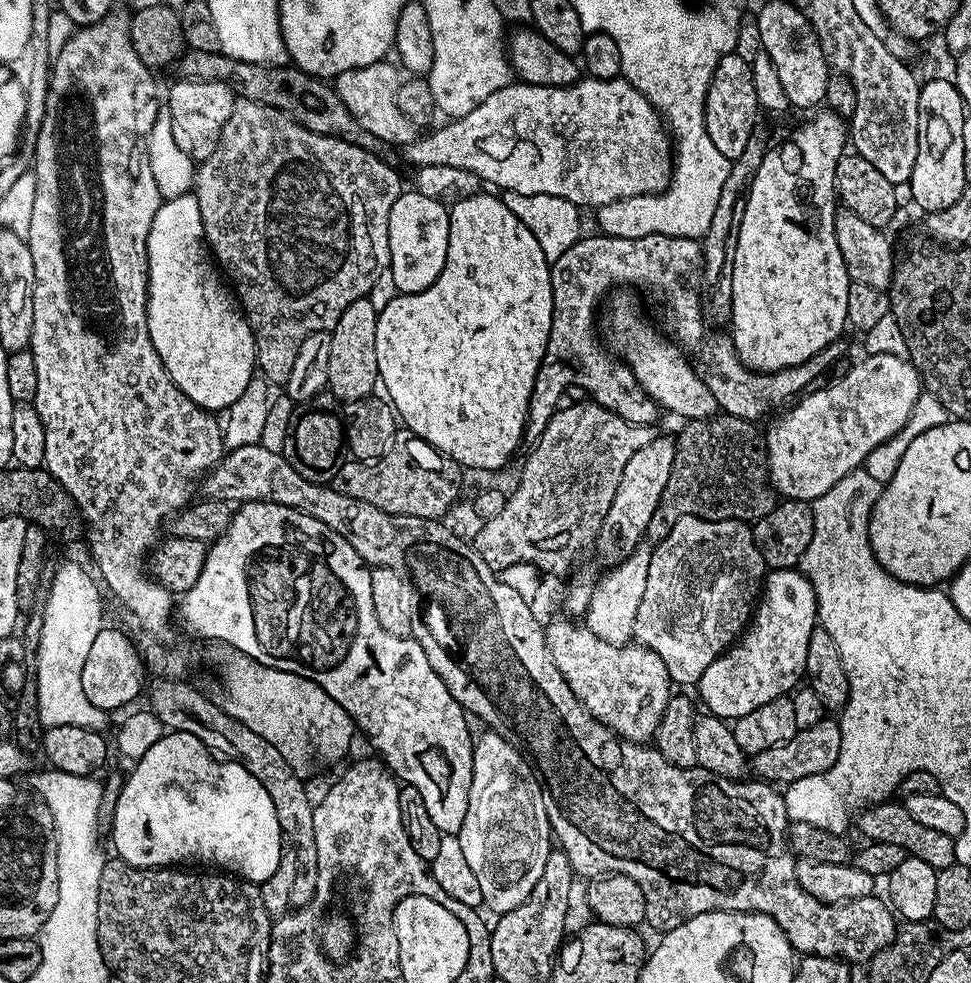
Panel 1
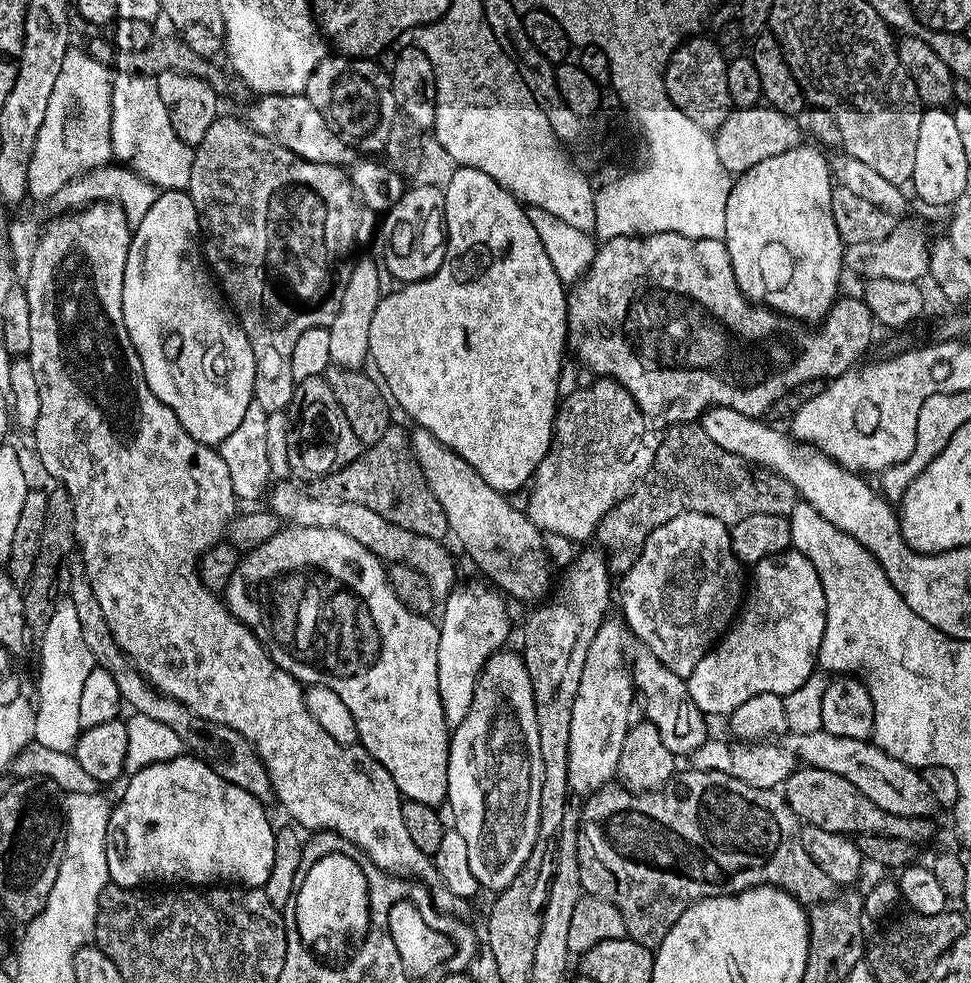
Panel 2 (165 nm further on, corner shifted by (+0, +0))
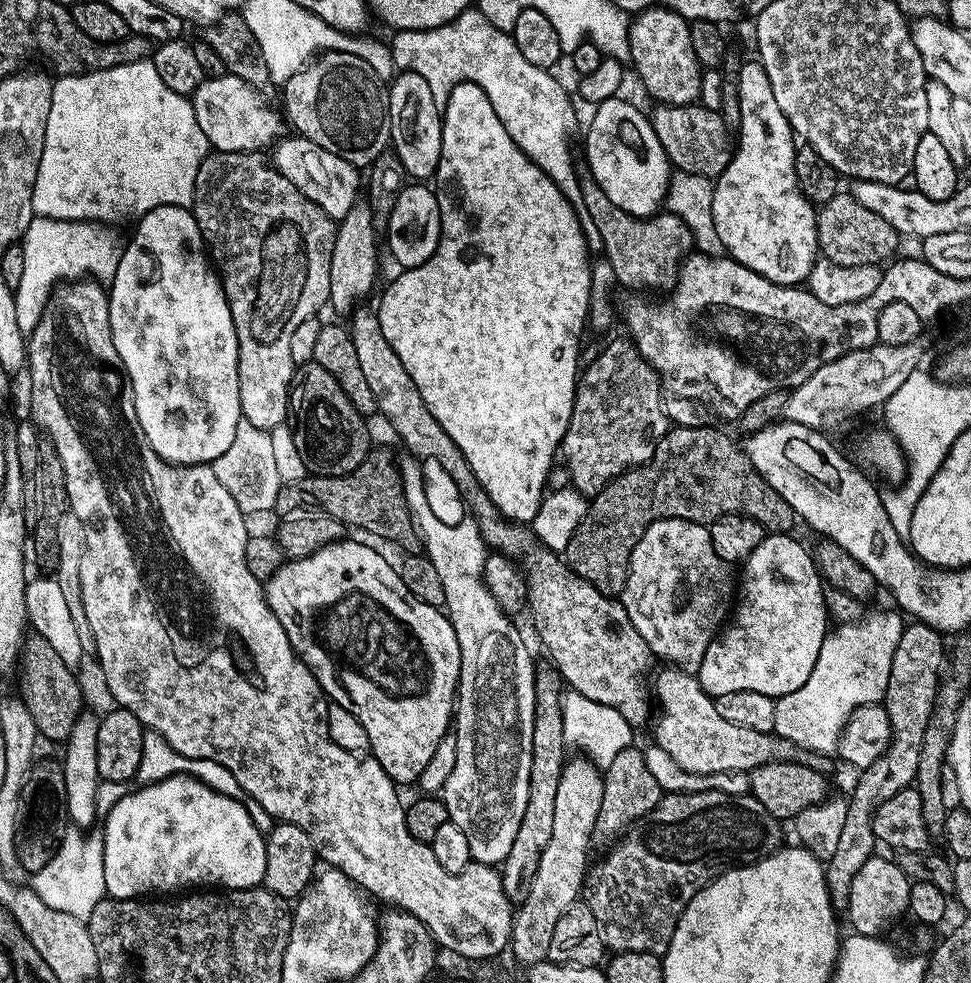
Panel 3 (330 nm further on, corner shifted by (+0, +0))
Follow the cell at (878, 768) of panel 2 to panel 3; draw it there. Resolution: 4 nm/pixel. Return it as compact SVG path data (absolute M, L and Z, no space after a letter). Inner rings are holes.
M671 666L664 667L660 671L655 682L652 682L652 690L660 704L660 716L654 726L655 745L665 750L678 766L688 773L712 774L726 772L751 772L752 770L769 764L770 762L786 762L791 760L794 764L805 764L816 772L831 773L832 764L827 755L818 752L807 752L794 742L784 740L772 732L762 732L747 729L744 726L735 726L719 714L715 699L704 690L699 679L691 672L682 671L680 668Z

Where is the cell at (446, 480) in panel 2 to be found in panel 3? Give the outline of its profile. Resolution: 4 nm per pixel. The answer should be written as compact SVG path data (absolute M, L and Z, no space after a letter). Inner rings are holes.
M357 307L351 313L350 331L354 350L358 353L358 363L362 366L362 374L366 377L371 392L376 396L379 415L382 414L388 419L388 424L396 431L397 438L408 447L405 449L417 460L421 462L437 460L440 463L441 470L452 479L453 486L460 491L461 498L468 503L469 510L473 512L469 513L479 526L484 543L489 549L503 553L507 557L525 556L528 559L526 608L532 612L538 633L541 634L539 643L548 651L549 658L553 660L549 661L560 673L561 681L571 691L590 698L590 702L602 702L602 706L610 706L618 710L618 714L622 714L622 718L626 718L626 722L631 724L633 729L640 730L640 727L648 720L648 696L650 700L649 685L647 683L644 685L644 672L650 671L654 663L654 657L646 638L642 638L642 634L634 630L634 622L630 622L630 614L626 614L619 599L602 594L602 590L598 590L593 584L583 580L557 553L540 543L531 527L509 522L494 506L494 502L490 502L478 478L474 478L462 450L458 450L450 434L446 434L446 430L438 426L438 418L430 414L430 406L422 402L422 394L418 394L418 386L414 386L414 378L406 374L406 366L402 366L398 354L394 354L394 346L390 346L390 342L386 342L386 338L382 335L382 326L378 322L375 311L371 307L369 309L364 307Z

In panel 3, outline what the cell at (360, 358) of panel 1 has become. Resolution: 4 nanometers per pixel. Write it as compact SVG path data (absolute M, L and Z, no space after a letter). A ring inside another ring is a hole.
M357 202L336 225L334 250L330 258L330 308L336 312L351 313L372 288L376 280L376 239L378 233L372 224L370 206Z

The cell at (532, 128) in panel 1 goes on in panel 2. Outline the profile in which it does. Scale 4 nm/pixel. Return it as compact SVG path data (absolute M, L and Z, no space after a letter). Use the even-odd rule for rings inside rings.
M260 96L248 108L246 123L258 134L281 144L286 150L319 164L348 166L357 159L357 149L343 136L337 134L332 125L314 110L314 105L303 96Z

